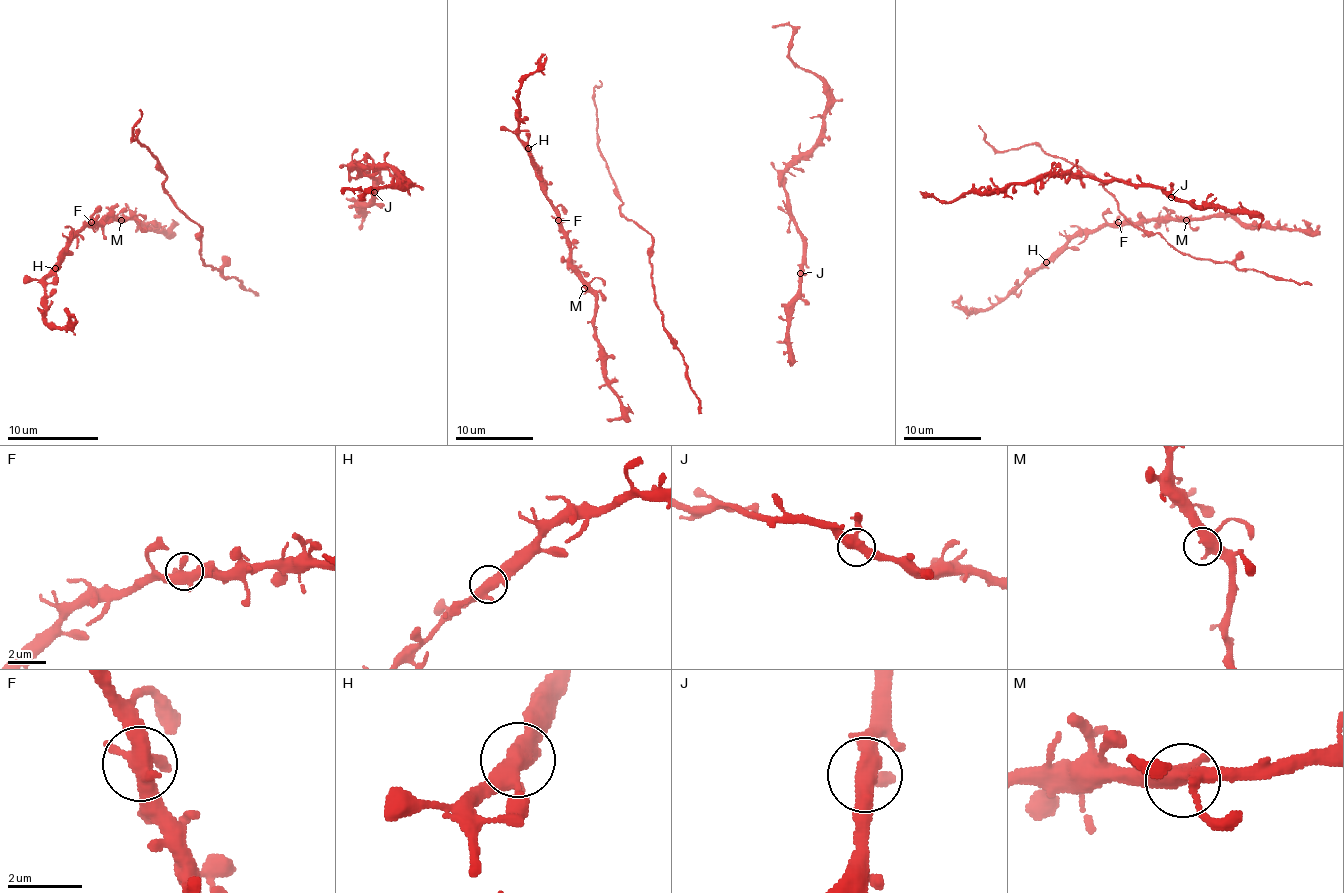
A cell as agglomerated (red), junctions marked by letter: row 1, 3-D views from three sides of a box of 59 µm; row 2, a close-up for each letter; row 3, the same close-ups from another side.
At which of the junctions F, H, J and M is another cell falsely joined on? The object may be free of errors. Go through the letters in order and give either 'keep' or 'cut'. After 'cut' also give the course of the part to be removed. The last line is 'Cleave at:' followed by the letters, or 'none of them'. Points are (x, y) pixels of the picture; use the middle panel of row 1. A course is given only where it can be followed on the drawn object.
F: keep
H: keep
J: keep
M: keep
Cleave at: none of them

